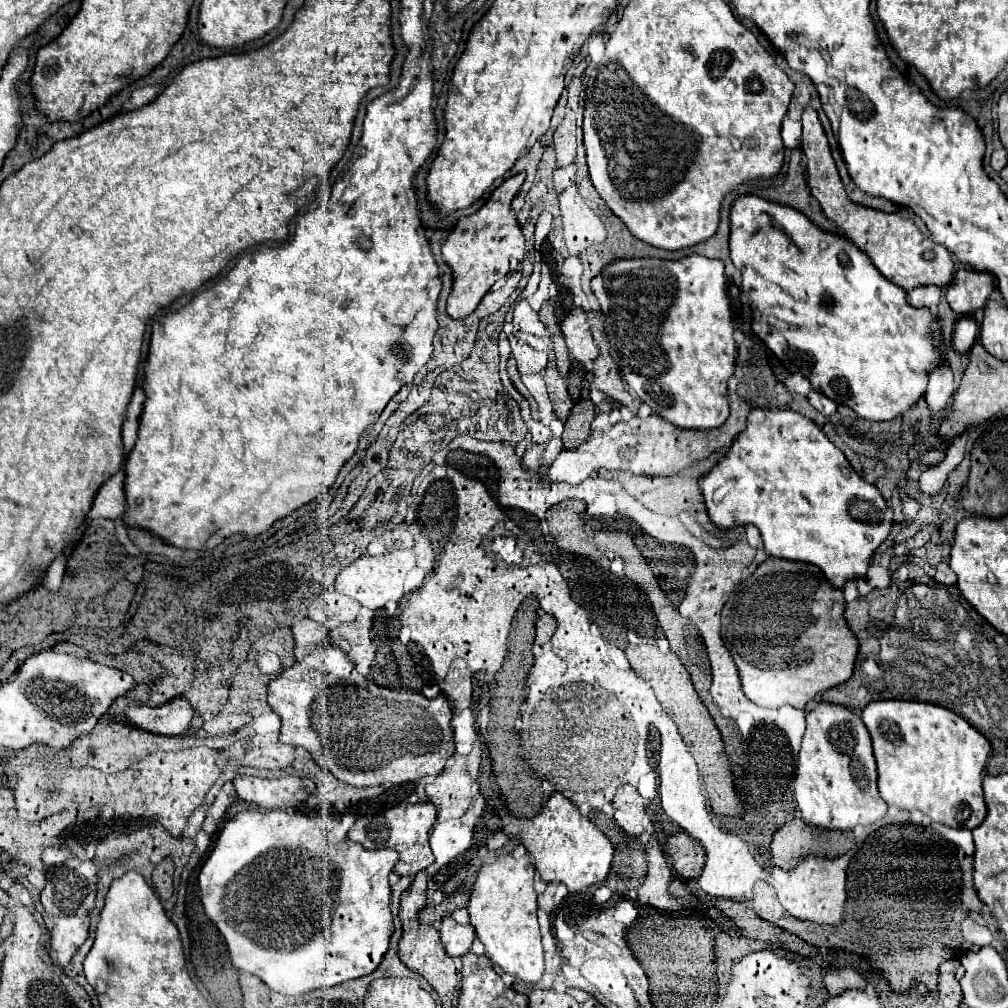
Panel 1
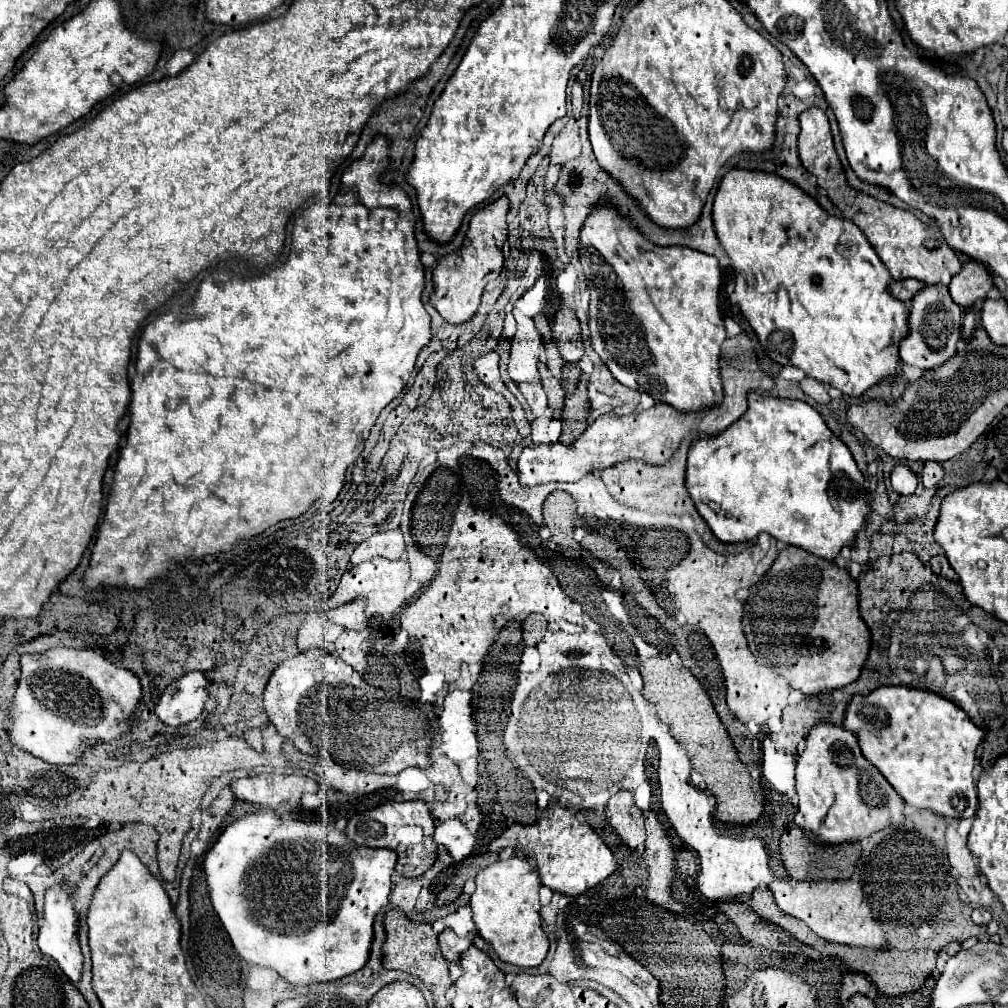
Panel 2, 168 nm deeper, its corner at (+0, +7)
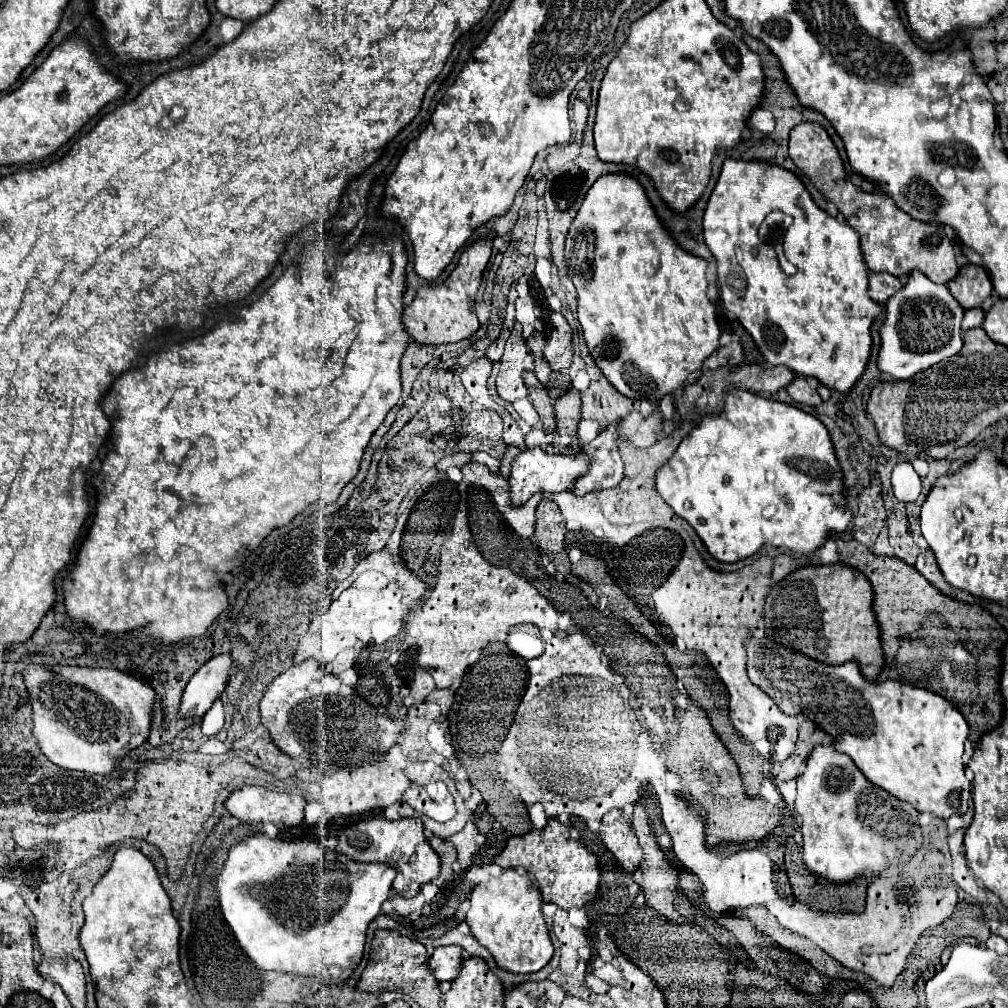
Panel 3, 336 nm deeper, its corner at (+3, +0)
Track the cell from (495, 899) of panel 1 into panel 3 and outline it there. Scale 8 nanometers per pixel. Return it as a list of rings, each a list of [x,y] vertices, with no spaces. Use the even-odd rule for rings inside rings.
[[[522,867],[507,869],[490,878],[475,885],[469,897],[471,907],[465,921],[471,929],[471,935],[491,951],[497,967],[509,973],[535,973],[543,969],[553,957],[553,943],[541,913],[543,896],[539,885],[533,886],[533,881],[537,882],[537,879]]]

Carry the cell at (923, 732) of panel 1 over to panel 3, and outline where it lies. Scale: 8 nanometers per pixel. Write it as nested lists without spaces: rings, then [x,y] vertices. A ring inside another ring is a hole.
[[[751,635],[747,639],[747,655],[749,655],[749,661],[747,661],[747,673],[751,677],[751,663],[755,661],[755,685],[761,689],[761,691],[767,691],[769,697],[775,701],[775,705],[787,713],[787,715],[799,715],[803,713],[809,721],[817,723],[827,735],[833,737],[833,747],[839,751],[839,753],[845,753],[853,759],[853,763],[857,765],[857,769],[877,787],[885,789],[887,793],[891,793],[893,797],[905,801],[905,803],[911,803],[917,811],[929,811],[929,813],[935,813],[937,817],[941,819],[949,819],[951,815],[955,813],[965,813],[969,809],[969,799],[971,799],[971,793],[969,793],[969,781],[965,777],[965,767],[963,767],[963,751],[965,751],[965,741],[969,739],[969,725],[967,721],[963,719],[961,711],[955,709],[951,705],[951,701],[943,699],[941,695],[937,693],[931,693],[927,689],[921,689],[921,687],[913,687],[913,685],[905,685],[905,683],[899,683],[899,681],[887,681],[887,683],[871,683],[867,679],[863,679],[863,675],[859,675],[859,663],[843,663],[843,665],[837,665],[837,667],[827,667],[825,663],[815,663],[815,659],[807,659],[807,655],[799,655],[797,651],[771,651],[771,649],[765,649],[759,645],[759,641],[755,639],[755,635]]]

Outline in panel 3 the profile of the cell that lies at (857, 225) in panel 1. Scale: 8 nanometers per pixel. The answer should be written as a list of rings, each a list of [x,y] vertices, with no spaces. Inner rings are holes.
[[[801,123],[791,131],[789,155],[793,163],[811,179],[811,183],[845,215],[845,221],[859,233],[861,251],[871,271],[887,271],[895,277],[907,275],[911,269],[921,269],[931,281],[947,283],[955,277],[955,249],[945,235],[945,227],[937,223],[915,221],[901,211],[887,193],[865,193],[855,187],[843,167],[843,161],[829,139],[827,131],[817,123]]]

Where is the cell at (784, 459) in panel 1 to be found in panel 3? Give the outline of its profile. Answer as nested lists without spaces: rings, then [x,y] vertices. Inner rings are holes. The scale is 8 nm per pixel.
[[[729,389],[723,395],[723,411],[719,415],[705,415],[679,443],[675,455],[659,467],[655,489],[697,531],[707,551],[721,563],[747,559],[763,545],[809,555],[829,539],[831,531],[845,531],[851,521],[851,511],[841,493],[841,469],[825,425],[793,405],[763,399],[743,389]]]

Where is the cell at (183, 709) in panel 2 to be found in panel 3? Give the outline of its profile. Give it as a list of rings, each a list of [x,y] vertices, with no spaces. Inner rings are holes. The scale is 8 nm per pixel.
[[[217,655],[211,661],[207,661],[187,683],[187,689],[181,699],[181,711],[183,717],[203,717],[213,701],[223,693],[229,675],[231,675],[233,659],[231,655]]]

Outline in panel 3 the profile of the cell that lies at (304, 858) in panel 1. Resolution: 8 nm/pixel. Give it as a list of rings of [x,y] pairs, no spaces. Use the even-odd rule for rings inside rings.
[[[255,833],[231,847],[223,871],[217,877],[217,891],[225,921],[235,933],[241,949],[259,969],[313,975],[329,985],[345,981],[359,965],[367,925],[379,915],[393,879],[393,867],[381,863],[355,863],[329,849],[323,849],[319,857],[315,843],[303,843],[299,849],[299,841],[269,839],[263,833]]]

